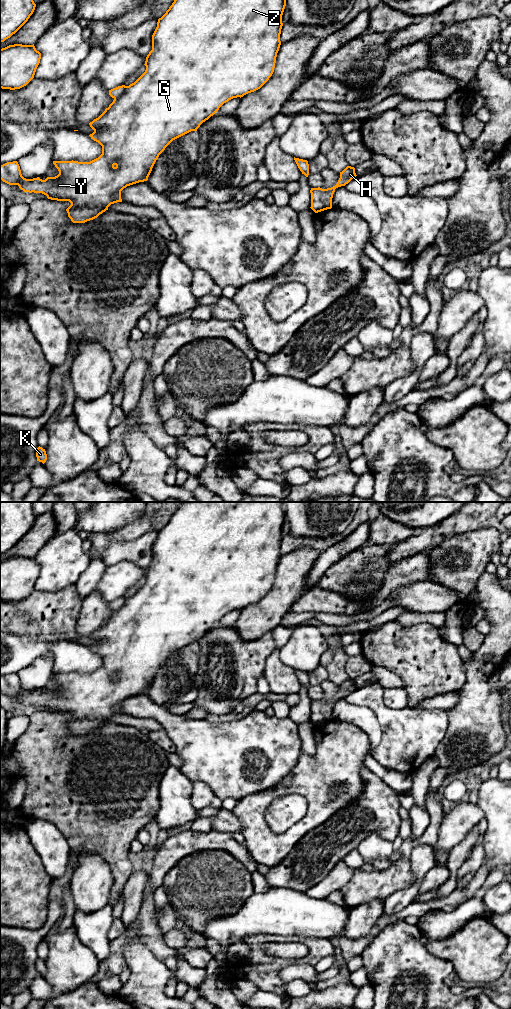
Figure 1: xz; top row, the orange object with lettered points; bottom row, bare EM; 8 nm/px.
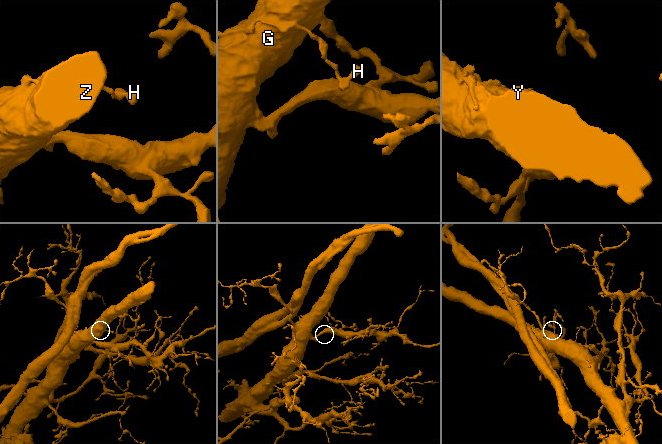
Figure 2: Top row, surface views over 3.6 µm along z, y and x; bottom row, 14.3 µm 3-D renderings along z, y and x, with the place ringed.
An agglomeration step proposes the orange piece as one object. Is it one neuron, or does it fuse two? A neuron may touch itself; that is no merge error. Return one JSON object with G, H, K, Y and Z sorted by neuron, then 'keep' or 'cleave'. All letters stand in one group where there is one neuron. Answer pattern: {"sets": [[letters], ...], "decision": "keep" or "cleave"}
{"sets": [["G", "K", "Y", "Z"], ["H"]], "decision": "cleave"}

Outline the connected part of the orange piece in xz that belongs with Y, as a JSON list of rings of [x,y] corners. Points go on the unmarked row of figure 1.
[[[183,502],[174,512],[166,525],[158,531],[157,539],[152,547],[152,562],[146,569],[145,584],[132,596],[126,598],[125,604],[115,610],[108,620],[96,631],[89,635],[94,642],[89,648],[102,658],[102,666],[90,674],[78,673],[53,673],[59,686],[55,689],[47,689],[45,692],[39,689],[26,691],[22,688],[17,673],[0,677],[0,691],[9,697],[18,697],[21,702],[29,705],[42,705],[48,711],[57,713],[69,713],[71,717],[66,721],[68,729],[73,735],[85,735],[97,730],[108,722],[111,716],[122,714],[121,703],[127,698],[144,694],[152,683],[159,667],[175,651],[191,644],[197,643],[200,637],[213,628],[219,620],[229,612],[254,604],[260,601],[272,588],[275,580],[276,569],[281,553],[280,546],[283,538],[282,527],[286,518],[284,502]]]

